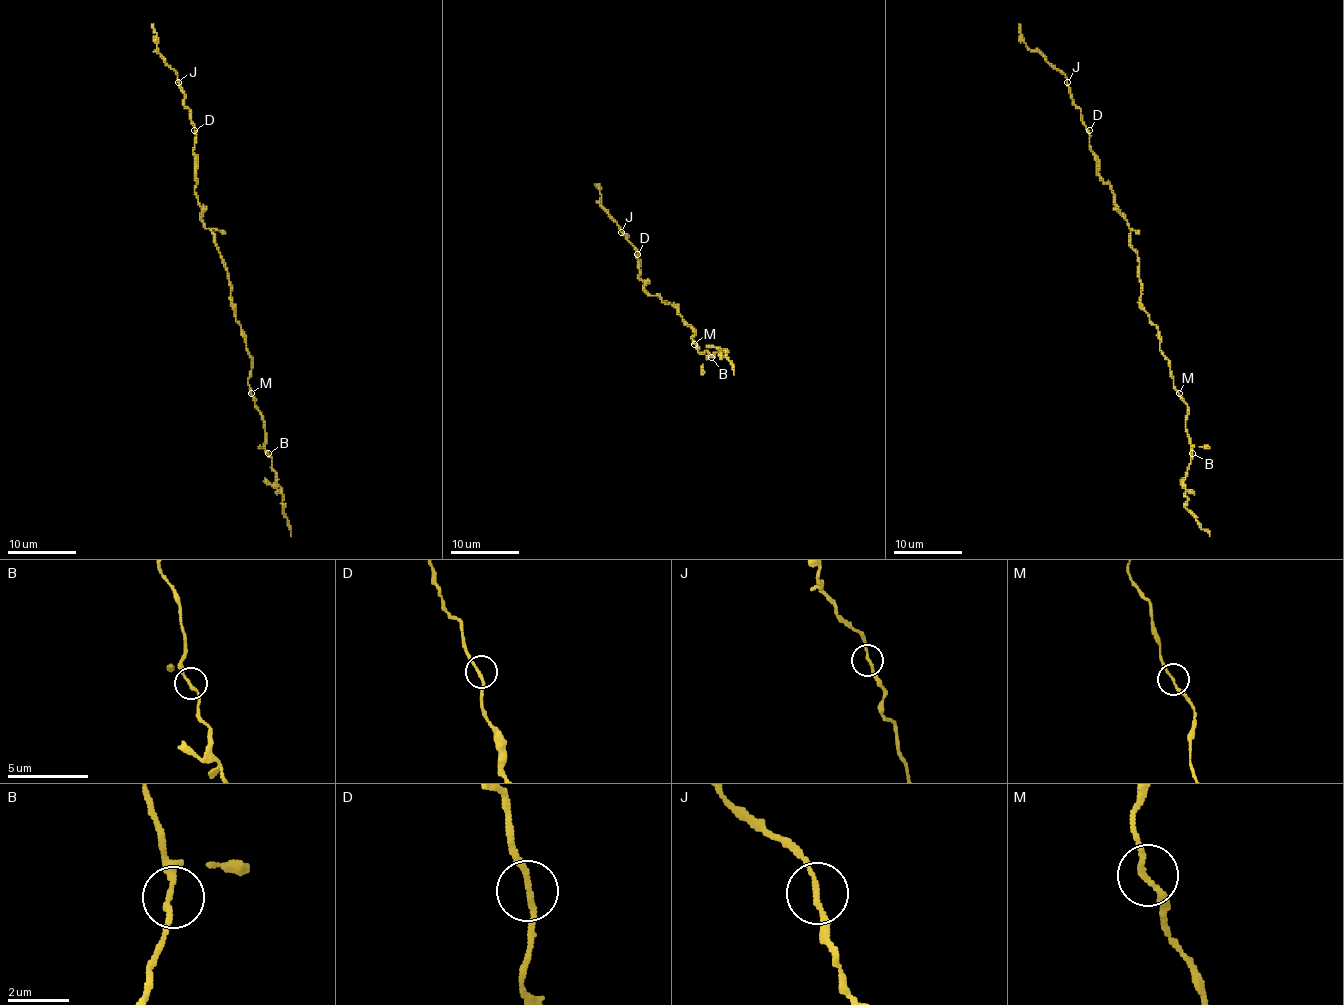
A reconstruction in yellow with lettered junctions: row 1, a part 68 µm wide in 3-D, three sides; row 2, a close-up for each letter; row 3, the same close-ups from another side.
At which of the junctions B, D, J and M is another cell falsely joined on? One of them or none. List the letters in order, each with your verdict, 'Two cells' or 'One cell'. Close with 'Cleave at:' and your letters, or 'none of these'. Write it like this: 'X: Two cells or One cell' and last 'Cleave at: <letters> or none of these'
B: One cell
D: One cell
J: One cell
M: One cell
Cleave at: none of these

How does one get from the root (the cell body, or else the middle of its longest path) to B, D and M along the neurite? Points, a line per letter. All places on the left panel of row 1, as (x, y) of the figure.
B: (227, 268), (230, 306), (242, 330), (246, 350), (251, 359), (248, 385), (263, 421), (265, 450), (268, 453)
D: (227, 268), (215, 244), (215, 235), (205, 227), (194, 191), (194, 130)
M: (227, 268), (230, 306), (242, 330), (246, 350), (251, 359), (251, 374), (248, 380), (251, 393)

